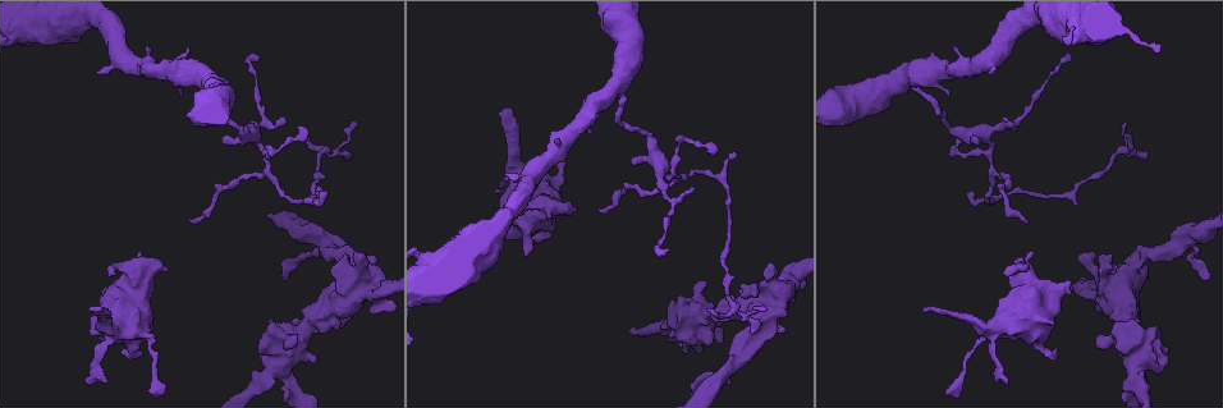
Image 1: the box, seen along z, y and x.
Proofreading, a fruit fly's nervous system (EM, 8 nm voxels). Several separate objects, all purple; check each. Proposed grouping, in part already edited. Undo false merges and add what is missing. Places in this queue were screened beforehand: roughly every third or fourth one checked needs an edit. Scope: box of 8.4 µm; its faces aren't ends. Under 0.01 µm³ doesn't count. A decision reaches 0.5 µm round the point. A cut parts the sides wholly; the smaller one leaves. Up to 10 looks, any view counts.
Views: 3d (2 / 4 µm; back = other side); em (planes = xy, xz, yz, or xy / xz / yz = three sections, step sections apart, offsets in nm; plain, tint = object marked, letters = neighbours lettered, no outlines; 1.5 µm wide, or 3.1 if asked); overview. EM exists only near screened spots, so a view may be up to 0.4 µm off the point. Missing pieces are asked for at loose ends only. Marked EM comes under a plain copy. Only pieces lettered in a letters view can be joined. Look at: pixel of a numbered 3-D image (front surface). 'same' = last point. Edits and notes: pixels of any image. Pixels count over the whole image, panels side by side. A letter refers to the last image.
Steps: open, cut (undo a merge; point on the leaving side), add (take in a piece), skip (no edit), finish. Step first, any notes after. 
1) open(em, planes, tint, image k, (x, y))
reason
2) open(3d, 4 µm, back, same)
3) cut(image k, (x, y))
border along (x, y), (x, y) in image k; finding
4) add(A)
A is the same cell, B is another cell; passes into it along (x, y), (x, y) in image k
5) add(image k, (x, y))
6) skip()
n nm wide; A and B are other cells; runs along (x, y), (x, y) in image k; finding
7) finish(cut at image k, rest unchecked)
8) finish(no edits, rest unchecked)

open(3d, 4 µm, image 1, (708, 308))
branch stops here

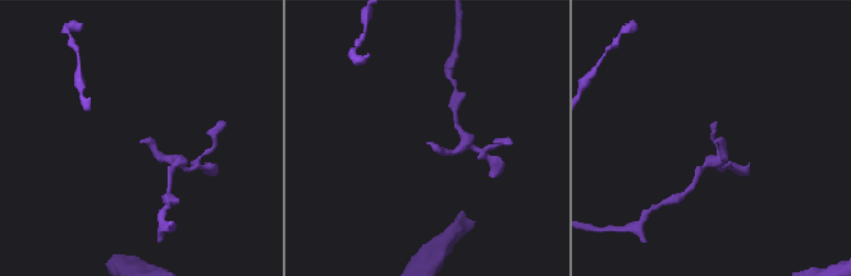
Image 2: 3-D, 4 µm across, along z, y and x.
open(em, planes, letters, image 2, (143, 139))
need the tissue

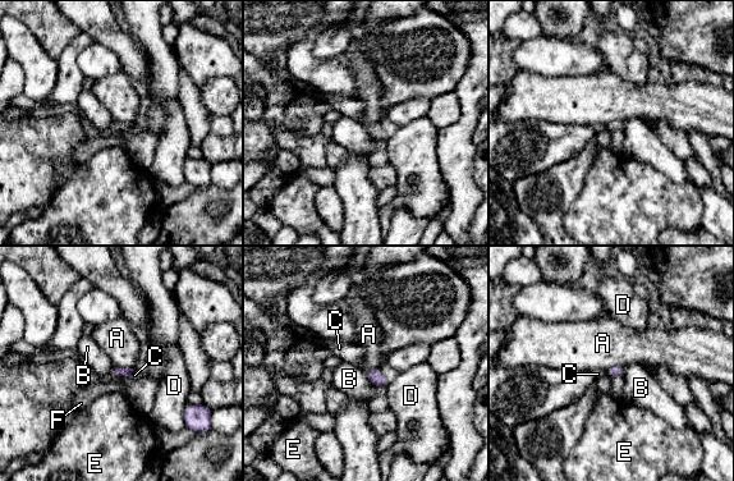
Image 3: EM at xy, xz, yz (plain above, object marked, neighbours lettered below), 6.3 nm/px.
skip()
A, B, C, D, E and F are other cells; border along (115, 366), (134, 369) in image 3; none of them fits

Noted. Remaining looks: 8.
open(3d, 4 µm, image 1, (575, 210))
an open end

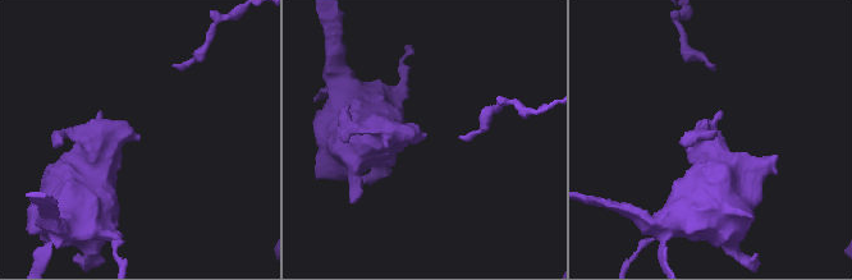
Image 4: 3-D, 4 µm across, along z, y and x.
open(em, planes, letters, image 4, (424, 133))

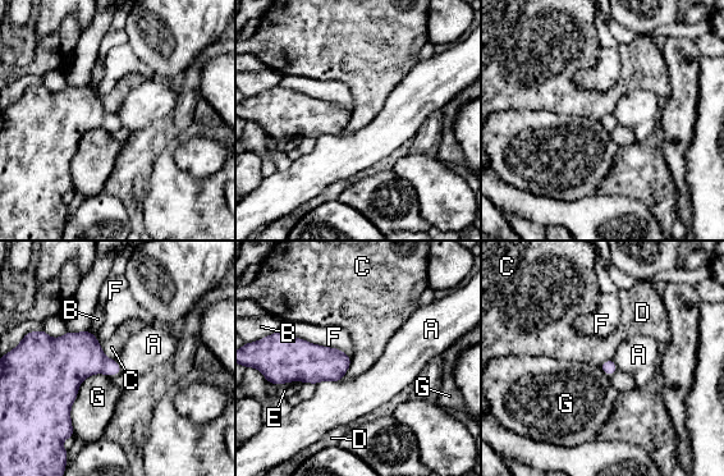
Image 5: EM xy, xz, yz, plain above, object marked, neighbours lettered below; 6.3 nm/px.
skip()
A, B, C, D, E, F and G are other cells; border along (109, 374), (82, 381), (72, 436) in image 5; none of them fits

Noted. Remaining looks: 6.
open(3d, 2 µm, image 1, (1032, 104))
a narrow waist

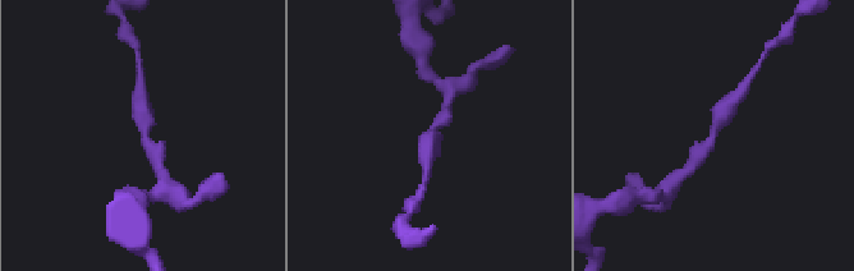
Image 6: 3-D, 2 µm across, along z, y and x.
open(em, planes, letters, image 6, (712, 135))
now the EM

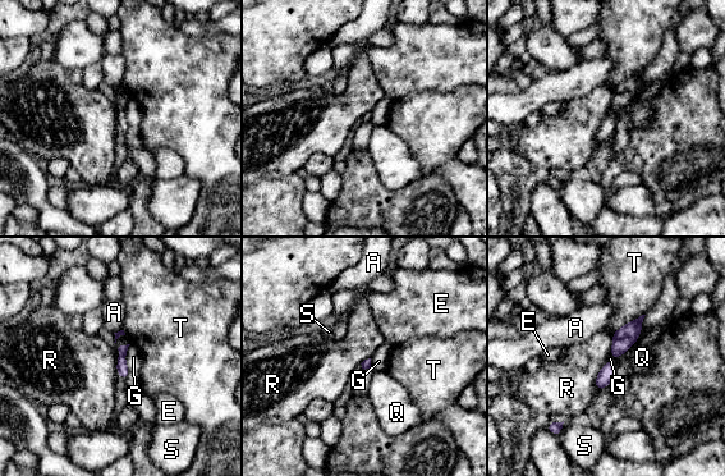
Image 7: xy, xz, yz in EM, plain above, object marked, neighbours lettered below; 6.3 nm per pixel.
skip()
A, E, G, Q, R, S and T are other cells; runs along (638, 321), (623, 339), (600, 385) in image 7; one cell here

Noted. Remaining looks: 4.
open(em, planes, letters, image 1, (121, 353))
an open end

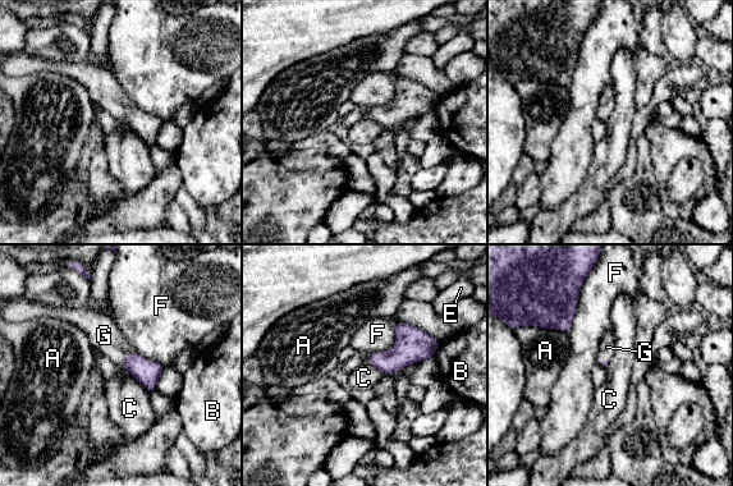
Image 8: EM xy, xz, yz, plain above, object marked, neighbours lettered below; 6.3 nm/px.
add(G)
G is the same cell, A, B, C, E and F are other cells; passes into it along (145, 371), (127, 356), (104, 335) in image 8; the cell continues

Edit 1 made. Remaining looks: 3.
finish(add at image 8, rest unchecked)

